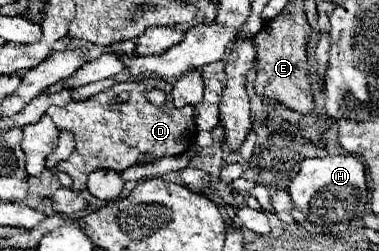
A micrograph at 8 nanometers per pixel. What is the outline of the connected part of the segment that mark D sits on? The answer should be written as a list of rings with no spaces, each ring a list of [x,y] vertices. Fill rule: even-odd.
[[[139,80],[139,82],[123,82],[115,84],[105,92],[99,92],[83,102],[69,102],[67,106],[49,106],[49,118],[57,128],[71,130],[75,134],[75,150],[69,160],[59,162],[57,170],[67,172],[73,180],[73,190],[81,192],[87,188],[87,176],[99,168],[121,172],[129,166],[137,164],[137,156],[141,152],[149,152],[149,156],[177,156],[187,152],[193,146],[197,136],[195,112],[193,106],[175,108],[171,102],[171,84],[165,80]],[[149,88],[161,88],[167,94],[167,102],[163,106],[155,106],[145,98]],[[119,92],[129,92],[129,100],[125,104],[113,106],[113,98]]]

